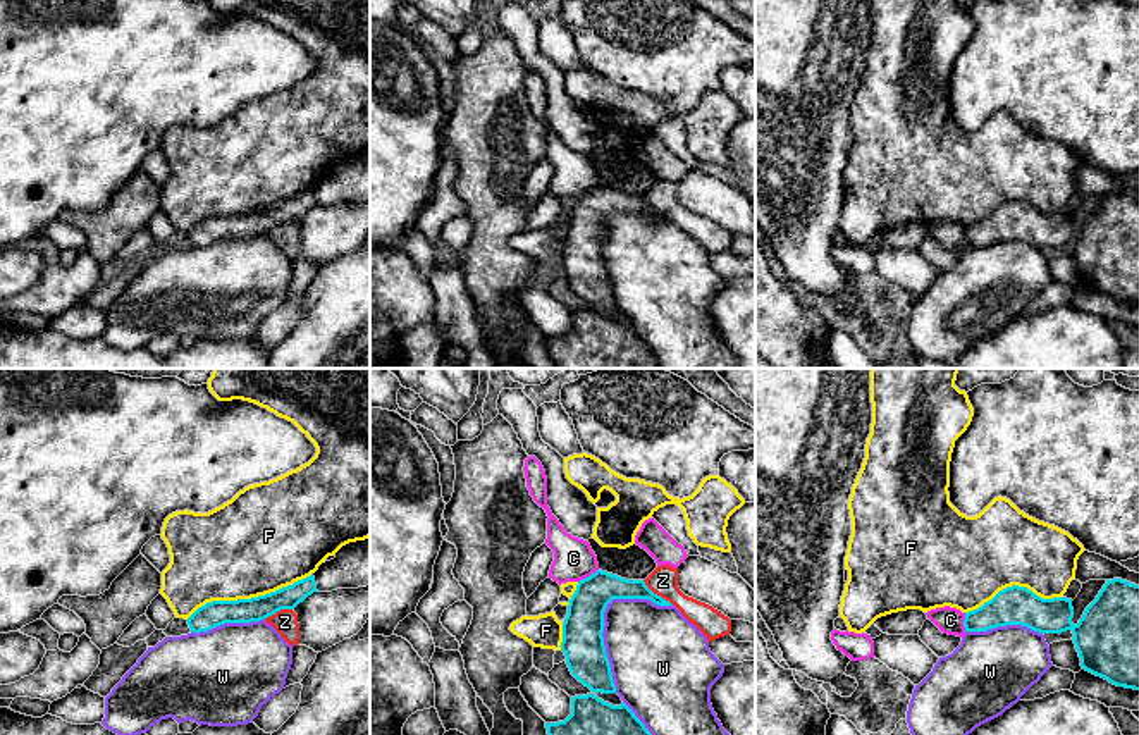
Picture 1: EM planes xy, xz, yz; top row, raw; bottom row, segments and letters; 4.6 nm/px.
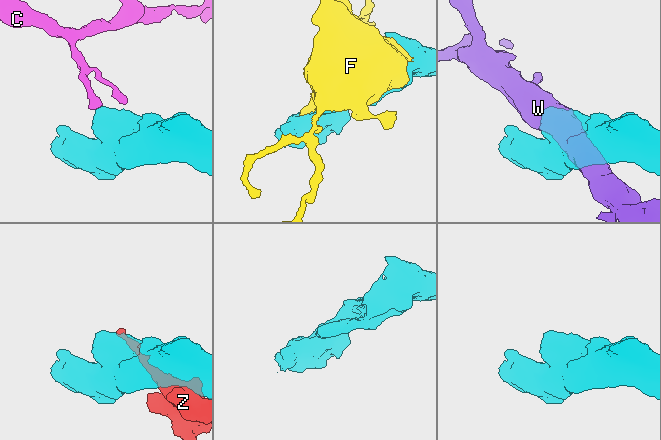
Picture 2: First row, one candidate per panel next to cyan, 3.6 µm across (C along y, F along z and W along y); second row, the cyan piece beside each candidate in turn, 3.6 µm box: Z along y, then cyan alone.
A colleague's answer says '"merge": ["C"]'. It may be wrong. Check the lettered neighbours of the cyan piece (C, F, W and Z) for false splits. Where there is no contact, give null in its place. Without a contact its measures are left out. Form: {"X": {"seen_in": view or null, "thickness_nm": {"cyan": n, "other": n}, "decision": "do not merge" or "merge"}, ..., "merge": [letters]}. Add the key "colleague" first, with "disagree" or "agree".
{"colleague": "disagree", "C": {"seen_in": "xz", "thickness_nm": {"cyan": 190, "other": 190}, "decision": "do not merge"}, "F": {"seen_in": "xy", "thickness_nm": {"cyan": 120, "other": 480}, "decision": "do not merge"}, "W": {"seen_in": "xz", "thickness_nm": {"cyan": 190, "other": 380}, "decision": "do not merge"}, "Z": {"seen_in": "xz", "thickness_nm": {"cyan": 140, "other": 140}, "decision": "do not merge"}, "merge": []}

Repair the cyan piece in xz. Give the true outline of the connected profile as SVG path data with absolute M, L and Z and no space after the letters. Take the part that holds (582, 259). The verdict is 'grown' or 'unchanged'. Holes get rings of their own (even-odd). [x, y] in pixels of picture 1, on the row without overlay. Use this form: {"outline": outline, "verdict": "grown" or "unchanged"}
{"outline": "M597 184L578 196L563 238L561 265L571 289L595 308L616 308L602 251L604 225L613 213L649 213L657 220L673 220L643 195L626 195Z", "verdict": "unchanged"}

